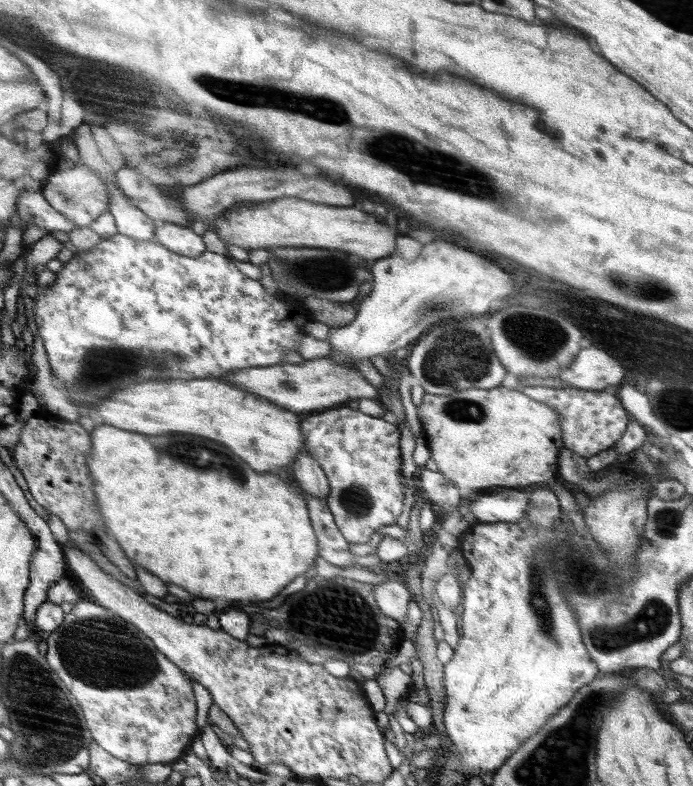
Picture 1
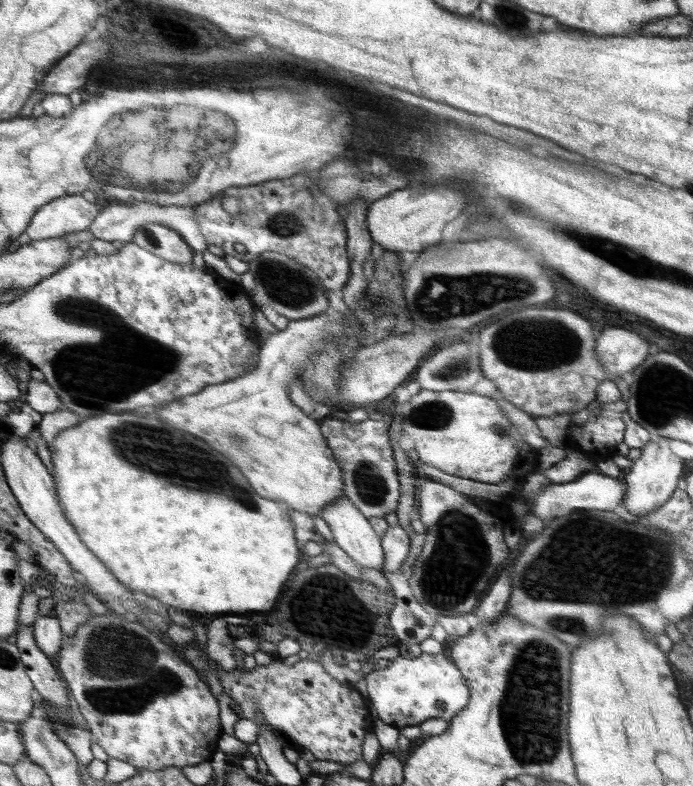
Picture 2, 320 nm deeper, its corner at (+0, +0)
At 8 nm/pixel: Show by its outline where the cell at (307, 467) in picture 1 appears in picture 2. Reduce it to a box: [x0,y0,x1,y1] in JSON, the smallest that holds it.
[319,497,385,571]

